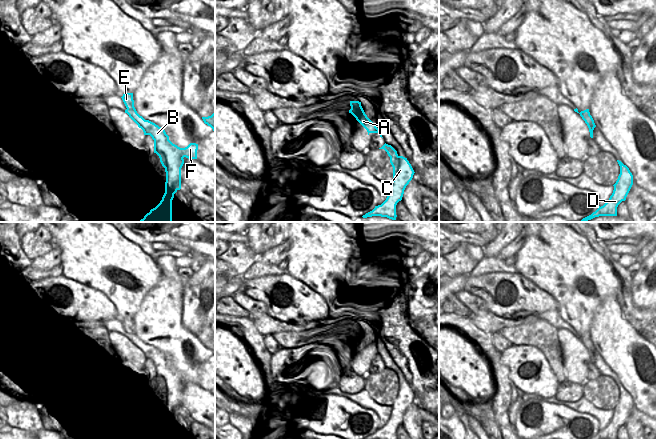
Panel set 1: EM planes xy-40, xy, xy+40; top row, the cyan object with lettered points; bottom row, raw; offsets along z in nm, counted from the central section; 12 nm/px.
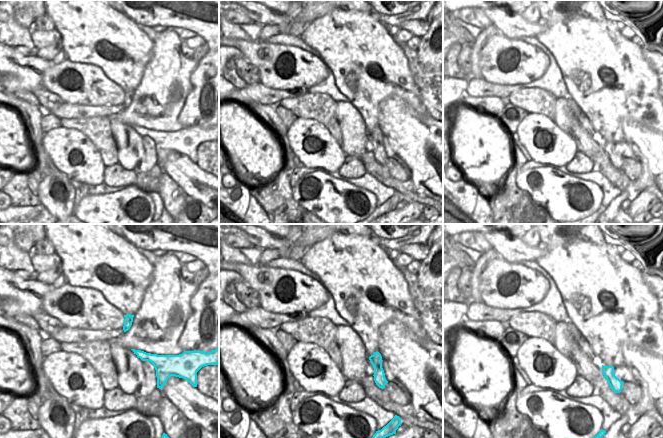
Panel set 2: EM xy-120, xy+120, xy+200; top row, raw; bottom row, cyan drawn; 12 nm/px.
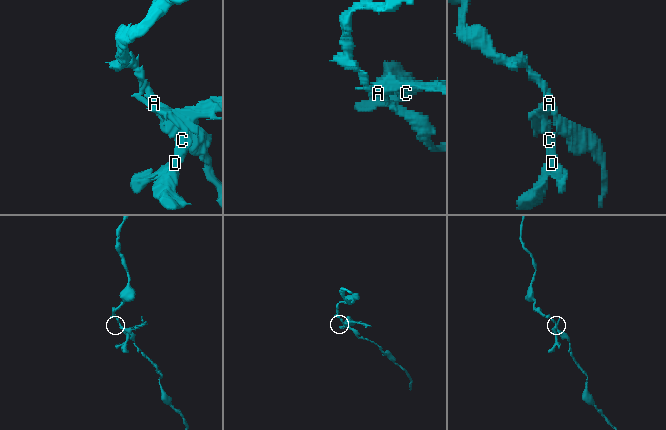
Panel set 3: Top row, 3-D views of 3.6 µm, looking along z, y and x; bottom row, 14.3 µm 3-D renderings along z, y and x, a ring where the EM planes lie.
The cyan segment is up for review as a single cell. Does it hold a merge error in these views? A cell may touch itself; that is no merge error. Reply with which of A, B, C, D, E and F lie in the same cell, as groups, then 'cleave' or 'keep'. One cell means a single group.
A E / B C D F; cleave

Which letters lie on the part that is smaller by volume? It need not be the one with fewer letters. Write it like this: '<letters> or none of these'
B, C, D, F

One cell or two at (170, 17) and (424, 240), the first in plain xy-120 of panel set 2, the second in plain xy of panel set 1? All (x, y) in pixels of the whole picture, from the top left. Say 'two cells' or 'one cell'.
one cell

